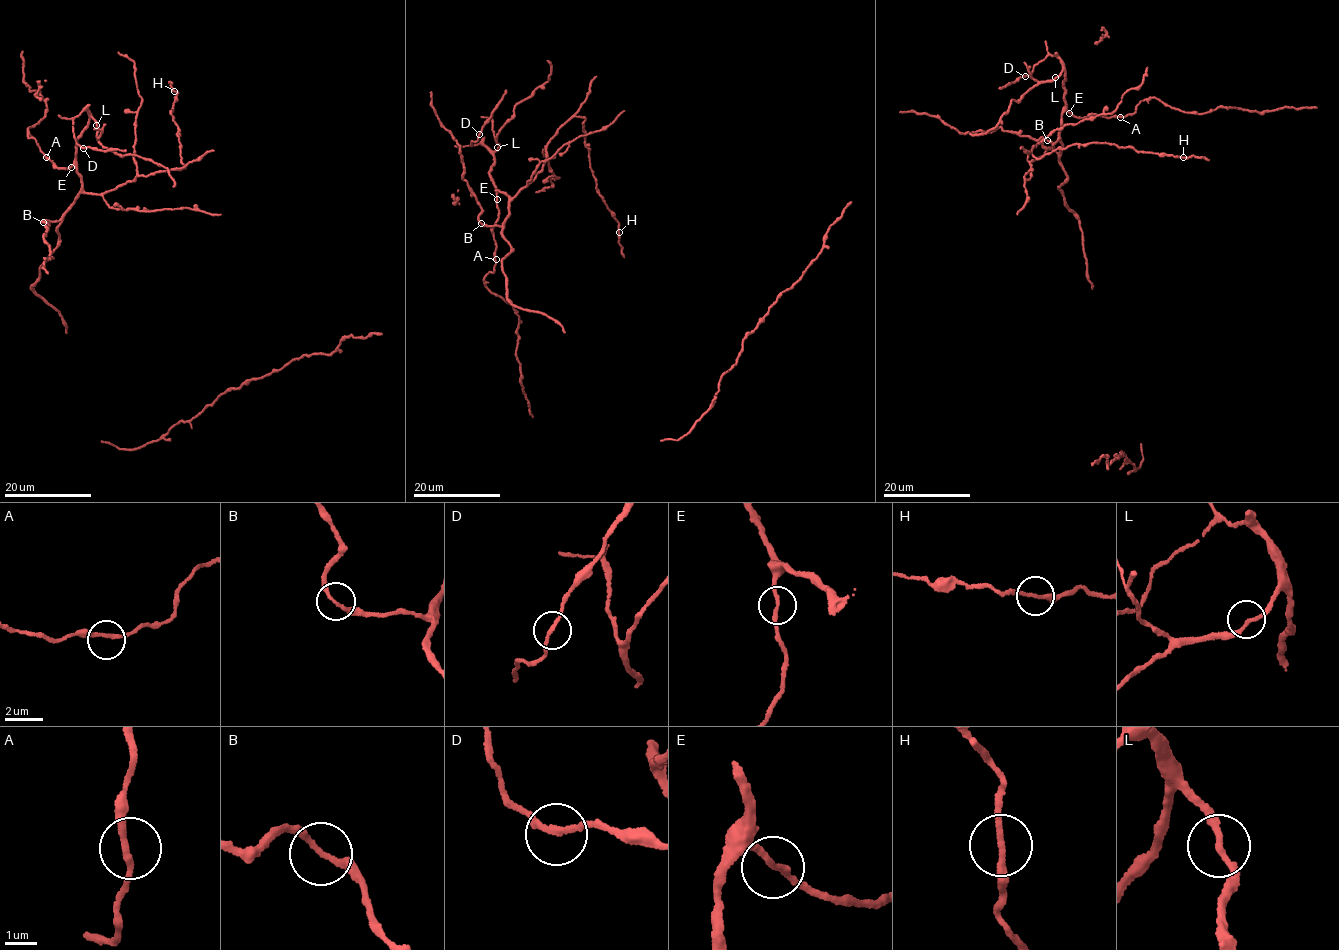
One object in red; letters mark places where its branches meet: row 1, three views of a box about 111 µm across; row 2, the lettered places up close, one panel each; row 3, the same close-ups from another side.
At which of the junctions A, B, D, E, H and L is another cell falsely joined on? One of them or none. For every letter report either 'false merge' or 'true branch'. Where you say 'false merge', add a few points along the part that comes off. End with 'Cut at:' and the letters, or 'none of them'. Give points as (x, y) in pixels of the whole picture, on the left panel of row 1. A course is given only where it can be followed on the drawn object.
A: true branch
B: true branch
D: true branch
E: true branch
H: true branch
L: true branch
Cut at: none of them

